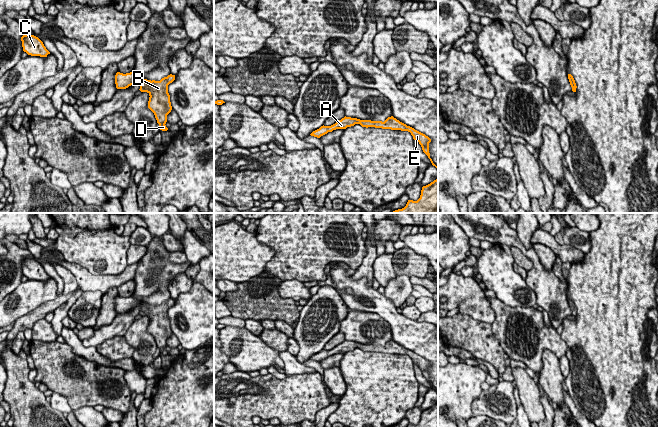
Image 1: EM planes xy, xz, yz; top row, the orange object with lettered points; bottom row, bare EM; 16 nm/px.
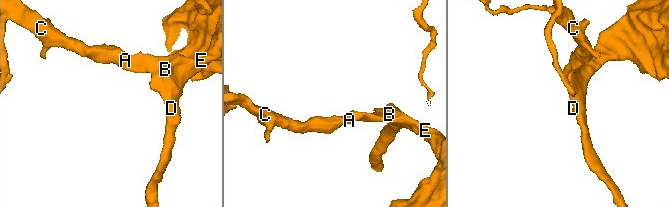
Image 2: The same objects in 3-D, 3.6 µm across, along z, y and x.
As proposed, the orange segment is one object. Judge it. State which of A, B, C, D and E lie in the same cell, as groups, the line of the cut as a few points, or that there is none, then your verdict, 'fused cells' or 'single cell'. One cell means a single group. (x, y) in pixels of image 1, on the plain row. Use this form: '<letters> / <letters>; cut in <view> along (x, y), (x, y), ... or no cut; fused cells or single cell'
A B C D E; no cut; single cell

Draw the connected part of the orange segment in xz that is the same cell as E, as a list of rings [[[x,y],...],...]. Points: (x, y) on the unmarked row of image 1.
[[[393,340],[388,341],[384,346],[382,345],[371,345],[371,344],[360,344],[357,342],[351,342],[351,341],[344,341],[341,344],[337,345],[335,348],[331,349],[331,350],[321,350],[319,353],[313,355],[310,359],[320,362],[321,360],[327,358],[328,356],[332,356],[333,354],[336,353],[346,353],[347,351],[351,351],[354,350],[355,348],[360,348],[362,351],[375,351],[375,352],[382,352],[382,353],[391,353],[391,354],[401,354],[401,355],[408,355],[411,357],[411,359],[413,360],[414,364],[417,364],[419,366],[419,368],[422,371],[423,376],[428,380],[428,382],[430,383],[431,387],[433,390],[435,390],[438,394],[438,391],[433,387],[432,383],[430,382],[430,377],[429,377],[429,367],[431,366],[431,363],[426,360],[425,358],[415,354],[414,352],[407,350],[406,348],[400,346],[399,344],[397,344],[396,342],[394,342]]]

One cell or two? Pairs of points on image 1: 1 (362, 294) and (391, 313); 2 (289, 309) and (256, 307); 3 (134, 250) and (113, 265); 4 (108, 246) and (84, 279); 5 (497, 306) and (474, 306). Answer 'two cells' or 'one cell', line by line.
1: one cell
2: one cell
3: two cells
4: two cells
5: two cells

